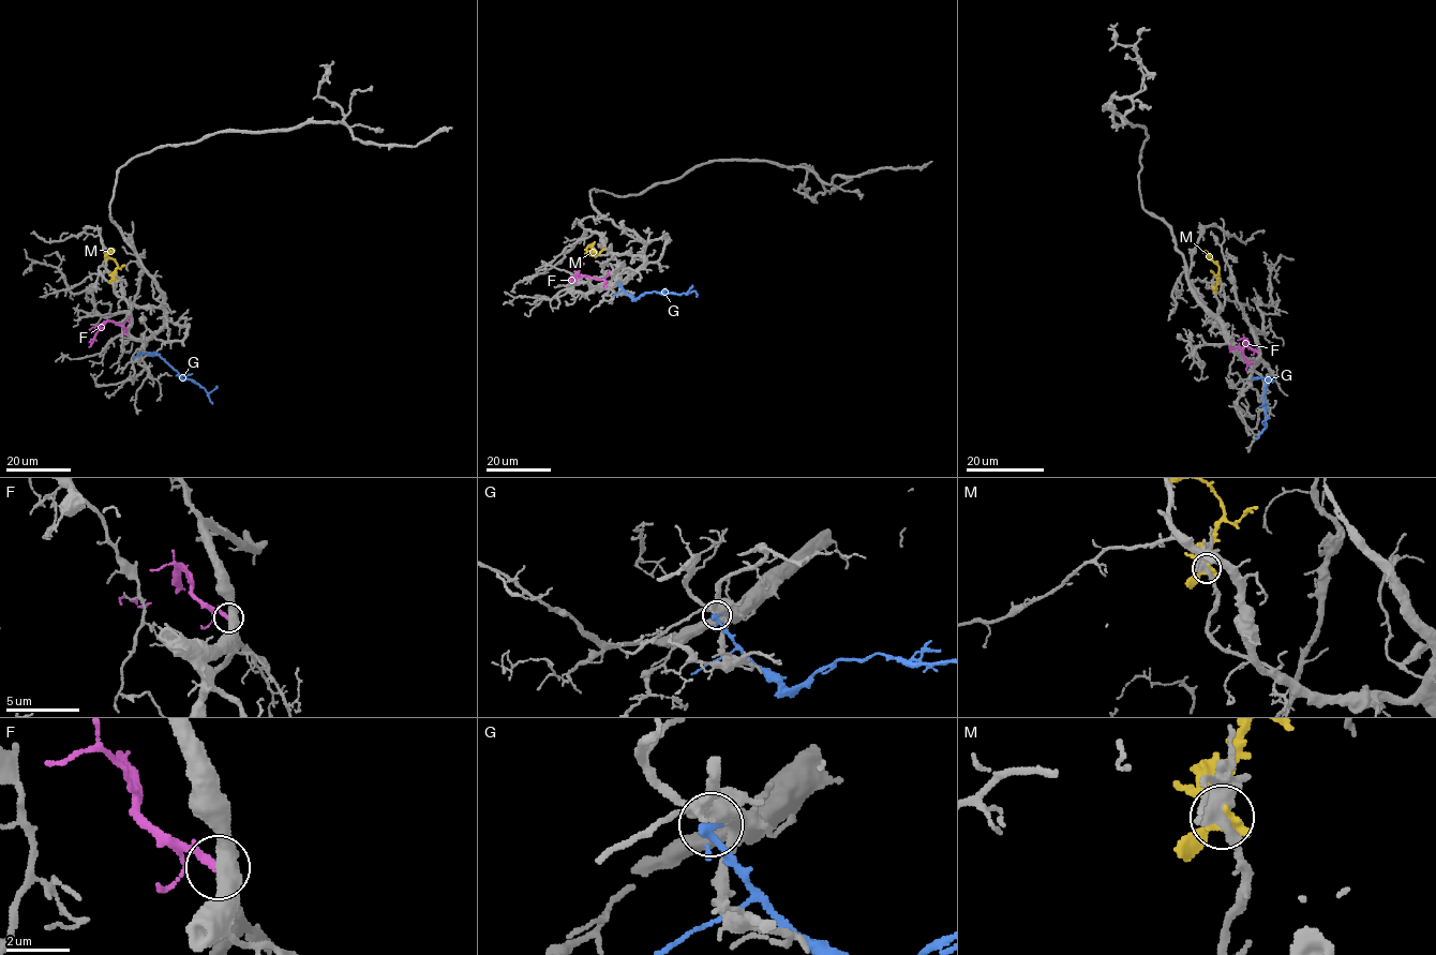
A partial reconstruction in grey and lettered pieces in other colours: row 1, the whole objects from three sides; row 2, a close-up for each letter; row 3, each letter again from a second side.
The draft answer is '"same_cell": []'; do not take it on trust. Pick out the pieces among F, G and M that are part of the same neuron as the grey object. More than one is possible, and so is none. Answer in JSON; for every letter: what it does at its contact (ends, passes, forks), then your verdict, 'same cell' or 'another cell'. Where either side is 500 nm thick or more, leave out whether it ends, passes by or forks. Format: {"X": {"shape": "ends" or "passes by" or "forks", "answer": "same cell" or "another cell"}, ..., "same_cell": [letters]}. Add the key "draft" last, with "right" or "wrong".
{"F": {"shape": "passes by", "answer": "same cell"}, "G": {"shape": "passes by", "answer": "another cell"}, "M": {"shape": "passes by", "answer": "another cell"}, "same_cell": ["F"], "draft": "wrong"}

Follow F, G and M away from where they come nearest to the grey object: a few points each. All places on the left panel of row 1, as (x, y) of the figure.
F: (125, 332), (123, 327), (106, 321), (99, 327), (91, 343), (91, 339)
G: (138, 353), (156, 353), (182, 378), (193, 379), (208, 393), (217, 386)
M: (114, 279), (117, 264), (106, 256), (114, 251), (111, 248)

